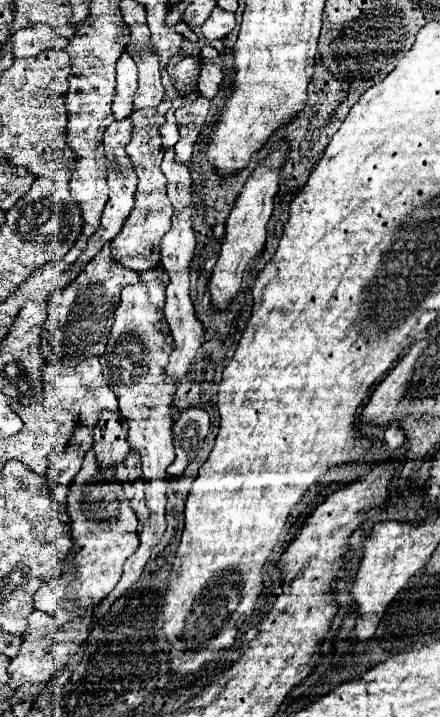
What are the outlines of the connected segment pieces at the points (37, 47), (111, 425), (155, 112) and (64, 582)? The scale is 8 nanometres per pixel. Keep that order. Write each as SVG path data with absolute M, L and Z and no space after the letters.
M38 24L38 28L24 28L24 30L14 32L12 42L14 42L14 56L16 58L38 56L44 50L68 46L66 38L58 38L52 30L48 30L42 24Z
M102 412L94 428L94 454L102 468L114 466L126 458L130 444L126 440L128 422L118 412Z
M162 102L156 108L146 110L134 110L132 120L132 140L126 144L128 158L134 164L134 170L138 174L138 190L136 190L136 206L130 212L122 232L112 240L112 260L120 264L122 268L144 272L150 268L156 268L160 262L160 240L170 228L172 218L172 204L166 196L166 178L160 172L160 162L164 154L164 146L160 142L158 128L164 122L164 114L168 112L170 102Z
M68 492L68 514L72 524L72 536L76 542L74 558L68 560L68 572L64 572L58 580L44 584L34 594L34 608L46 614L54 614L56 606L72 608L74 602L64 602L64 596L72 588L74 580L80 580L80 602L84 606L100 604L116 586L122 576L122 566L128 556L132 556L138 548L138 518L128 506L128 500L100 500L88 502L80 500L78 492Z

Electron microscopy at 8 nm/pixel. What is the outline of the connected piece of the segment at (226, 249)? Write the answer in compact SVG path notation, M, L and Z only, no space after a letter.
M280 140L274 144L270 156L254 170L254 174L246 182L242 194L238 196L236 206L232 208L230 216L226 218L226 234L222 238L218 262L214 266L214 270L210 274L210 282L208 282L208 292L210 292L210 300L212 300L214 310L226 310L228 308L228 304L236 298L236 294L240 290L242 276L244 276L248 262L264 250L266 222L274 210L274 196L276 196L278 186L280 186L280 166L286 160L286 152L288 152L286 140Z

